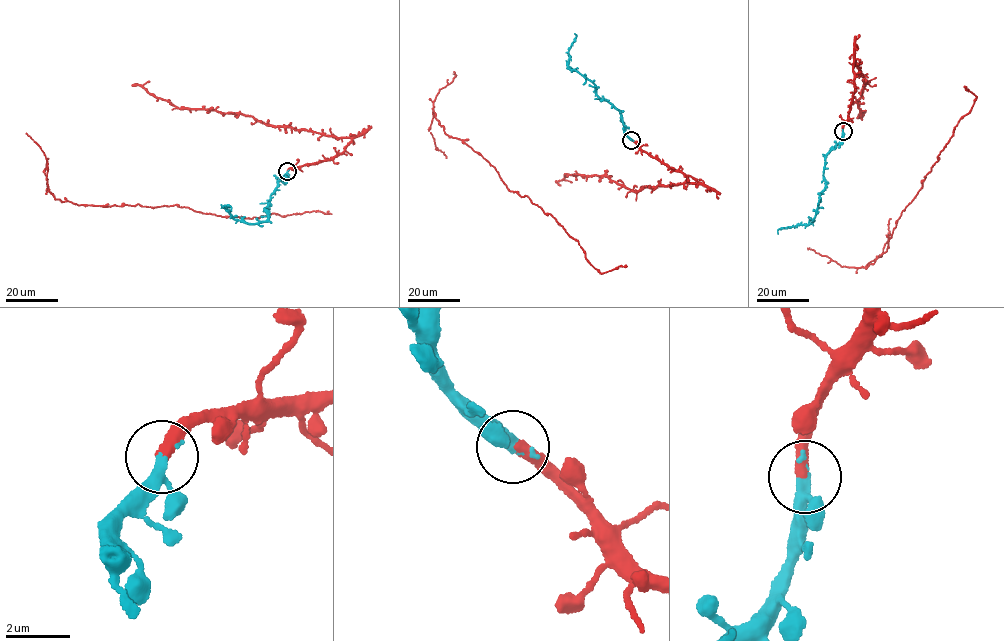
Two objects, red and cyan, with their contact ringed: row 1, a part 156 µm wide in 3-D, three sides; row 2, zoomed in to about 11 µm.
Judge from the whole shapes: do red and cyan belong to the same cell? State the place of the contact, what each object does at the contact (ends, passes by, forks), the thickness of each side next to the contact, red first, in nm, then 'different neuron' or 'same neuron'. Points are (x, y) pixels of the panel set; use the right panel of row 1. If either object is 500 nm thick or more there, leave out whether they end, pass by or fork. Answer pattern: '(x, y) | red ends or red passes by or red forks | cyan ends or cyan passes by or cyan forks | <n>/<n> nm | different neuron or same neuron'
(843, 131) | red ends | cyan passes by | 380/240 nm | same neuron

